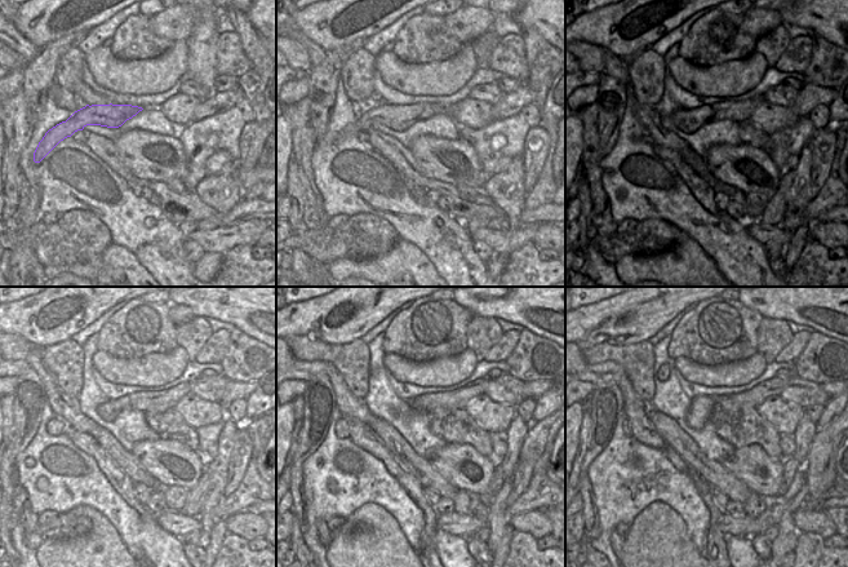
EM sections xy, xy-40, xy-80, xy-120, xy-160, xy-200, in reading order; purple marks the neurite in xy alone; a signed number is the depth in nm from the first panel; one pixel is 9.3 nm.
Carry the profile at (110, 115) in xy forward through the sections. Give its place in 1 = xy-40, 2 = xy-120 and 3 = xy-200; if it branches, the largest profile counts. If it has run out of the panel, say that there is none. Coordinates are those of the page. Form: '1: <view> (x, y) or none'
1: xy-40 (399, 118)
2: xy-120 (163, 401)
3: xy-200 (753, 398)

